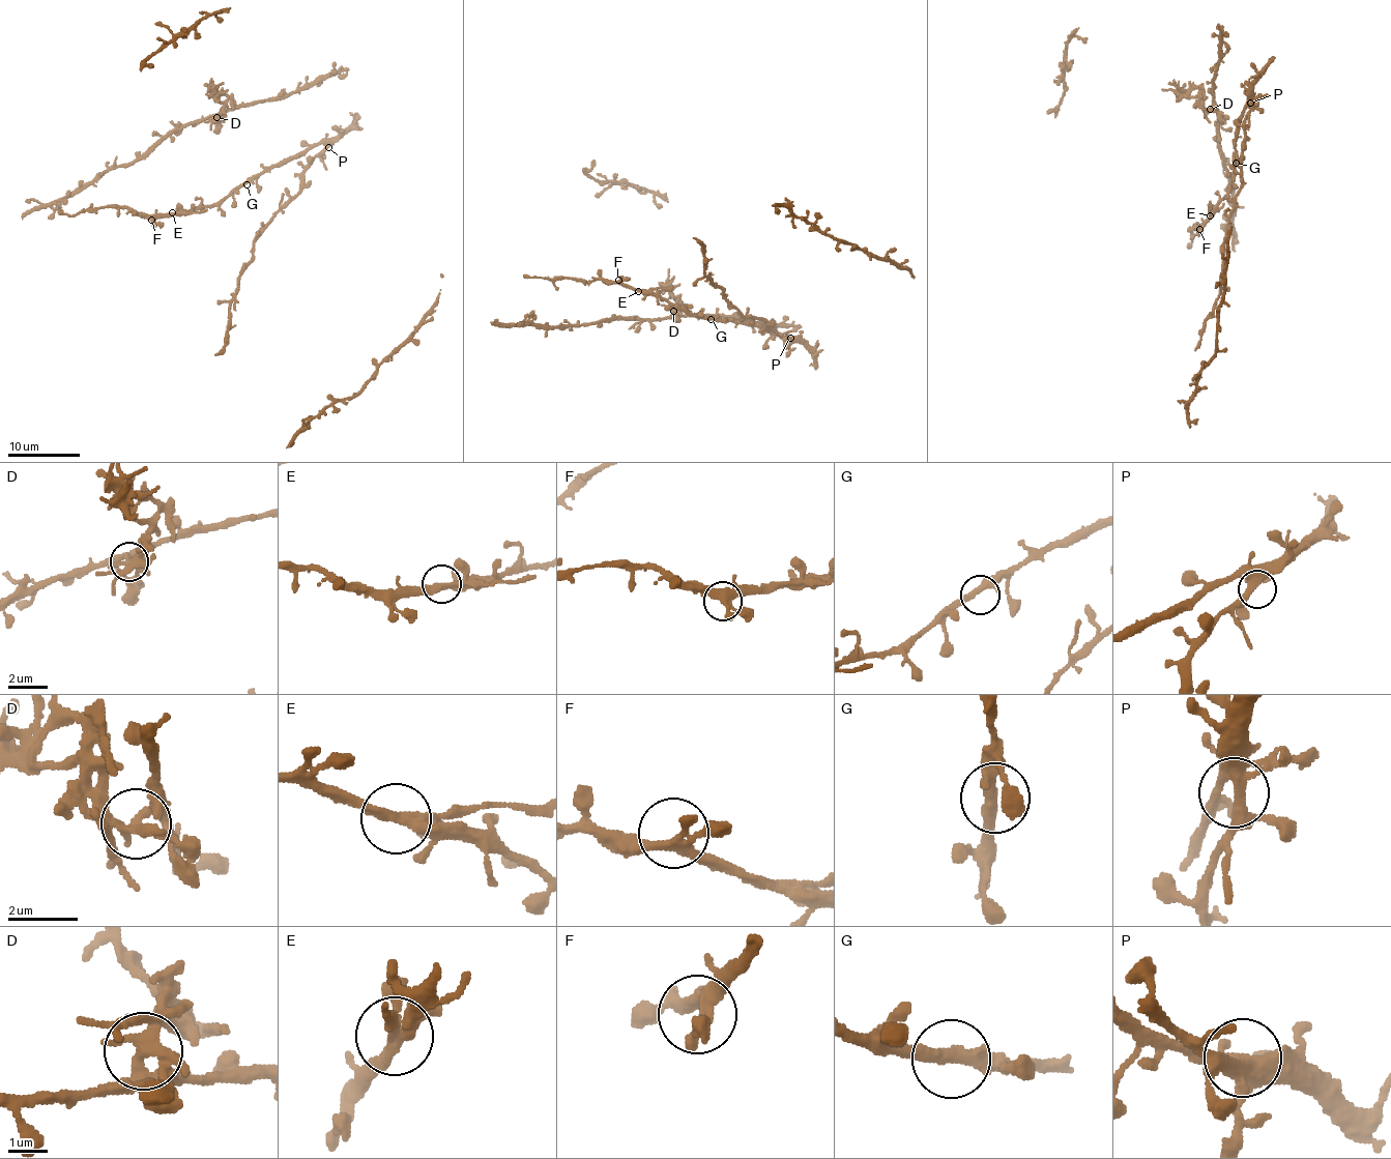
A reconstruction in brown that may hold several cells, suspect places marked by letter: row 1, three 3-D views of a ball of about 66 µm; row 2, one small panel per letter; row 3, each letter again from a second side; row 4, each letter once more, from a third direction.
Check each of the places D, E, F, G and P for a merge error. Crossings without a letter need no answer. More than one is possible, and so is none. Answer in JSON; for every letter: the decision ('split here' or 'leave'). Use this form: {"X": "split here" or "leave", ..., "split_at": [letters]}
{"D": "split here", "E": "split here", "F": "leave", "G": "leave", "P": "leave", "split_at": ["D", "E"]}

